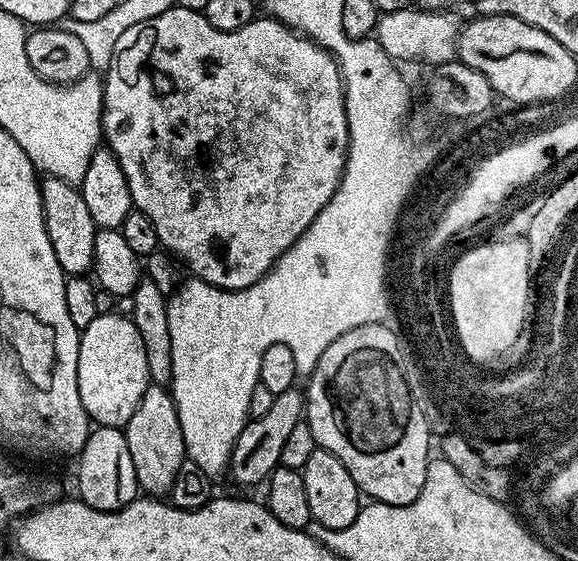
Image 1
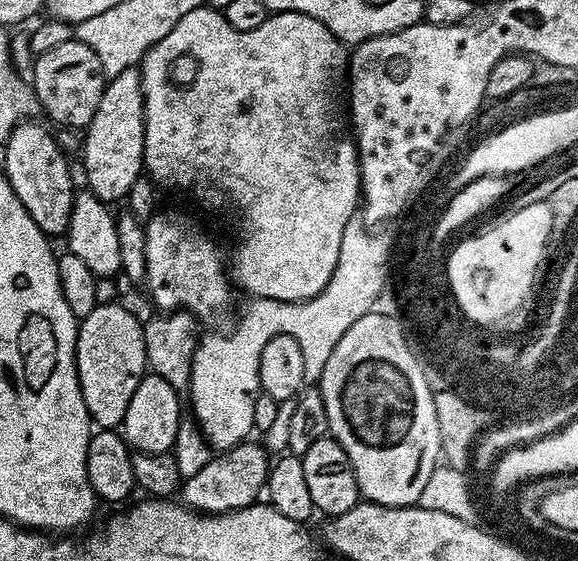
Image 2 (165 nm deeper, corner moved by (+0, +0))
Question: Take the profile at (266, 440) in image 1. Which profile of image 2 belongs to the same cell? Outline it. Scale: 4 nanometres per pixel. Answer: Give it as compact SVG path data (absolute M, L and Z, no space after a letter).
M241 442L234 448L219 453L217 458L210 458L198 474L187 477L181 485L180 498L185 507L201 514L233 512L257 503L261 499L268 483L270 455L260 444Z

